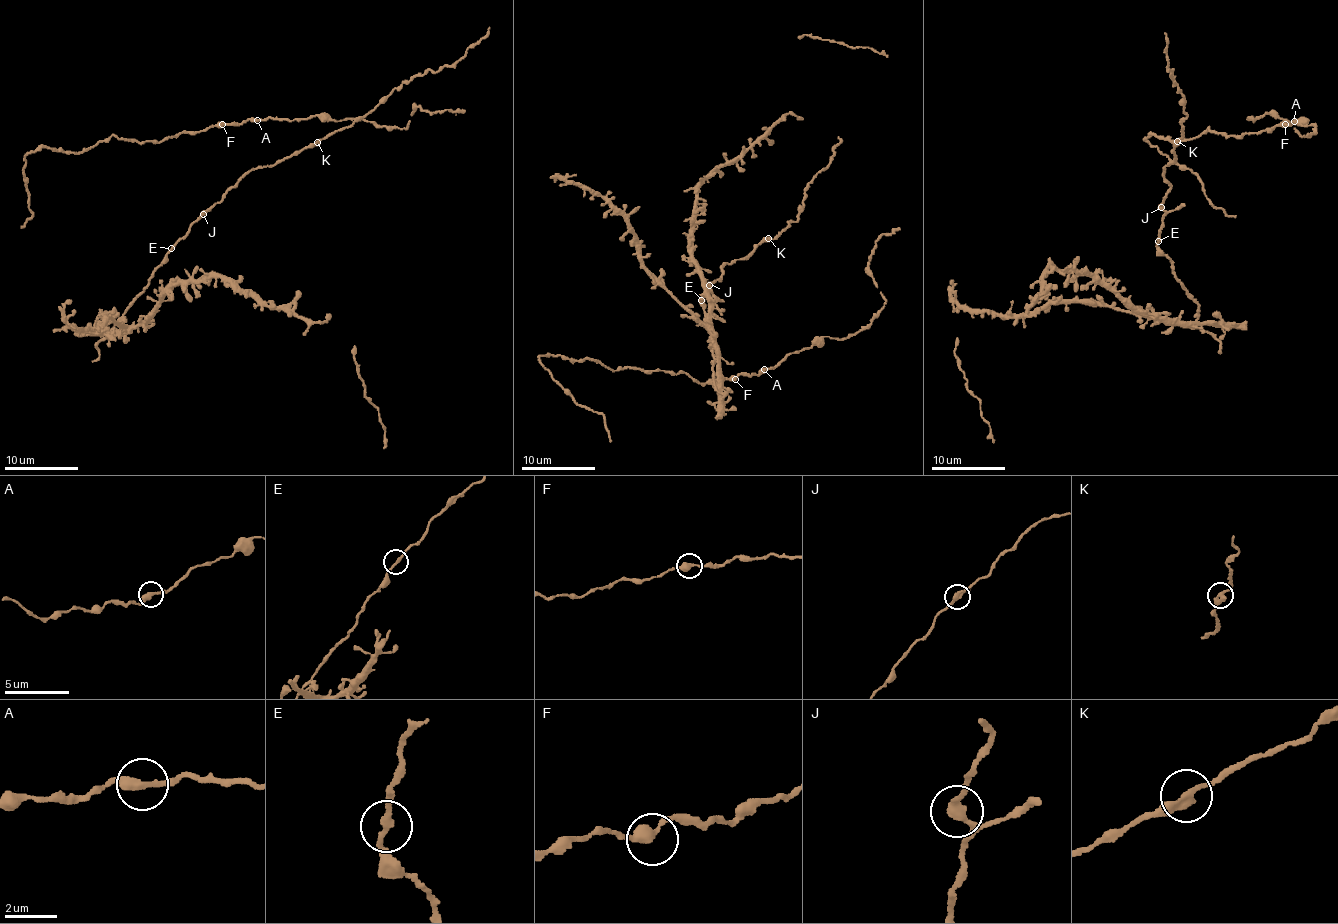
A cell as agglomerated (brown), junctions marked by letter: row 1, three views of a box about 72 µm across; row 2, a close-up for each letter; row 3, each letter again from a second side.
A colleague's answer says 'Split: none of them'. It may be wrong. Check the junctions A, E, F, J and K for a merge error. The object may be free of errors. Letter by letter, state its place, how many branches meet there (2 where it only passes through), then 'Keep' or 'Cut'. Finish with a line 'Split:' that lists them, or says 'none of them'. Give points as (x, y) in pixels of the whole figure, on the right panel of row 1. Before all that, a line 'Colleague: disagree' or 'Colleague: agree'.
Colleague: agree
A: Place: (1294, 121). Branches: 2. Keep
E: Place: (1158, 241). Branches: 2. Keep
F: Place: (1285, 124). Branches: 2. Keep
J: Place: (1161, 207). Branches: 2. Keep
K: Place: (1177, 141). Branches: 2. Keep
Split: none of them

